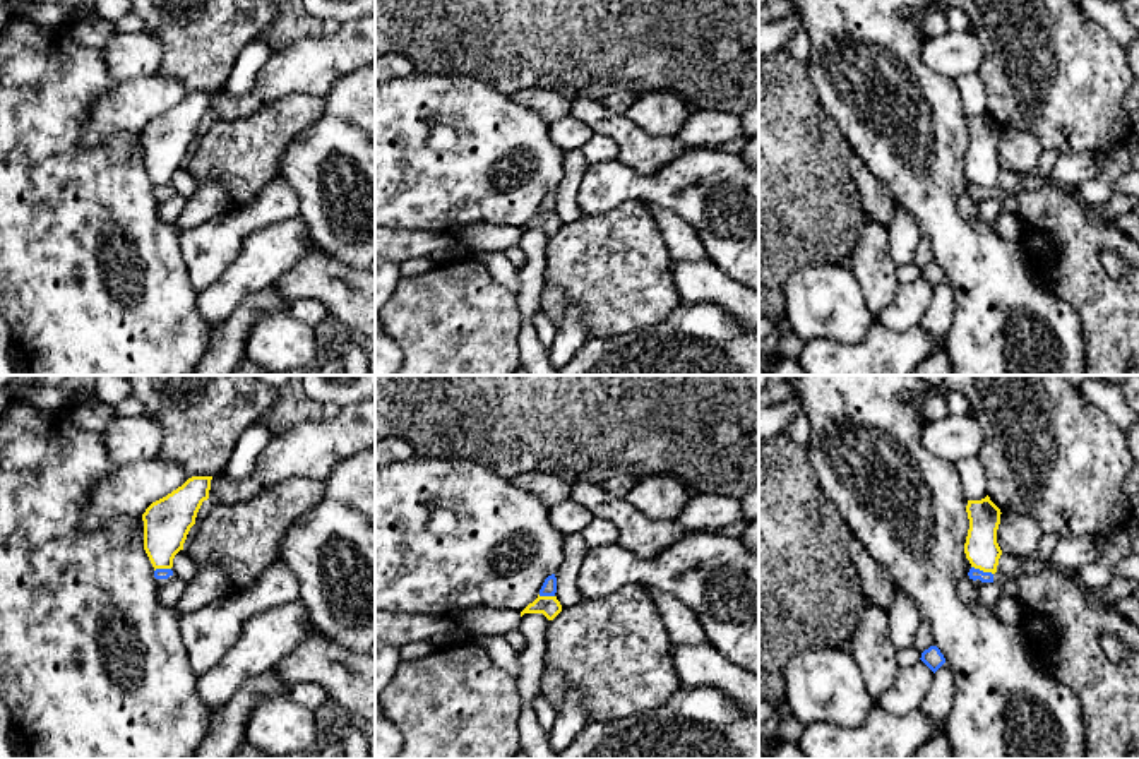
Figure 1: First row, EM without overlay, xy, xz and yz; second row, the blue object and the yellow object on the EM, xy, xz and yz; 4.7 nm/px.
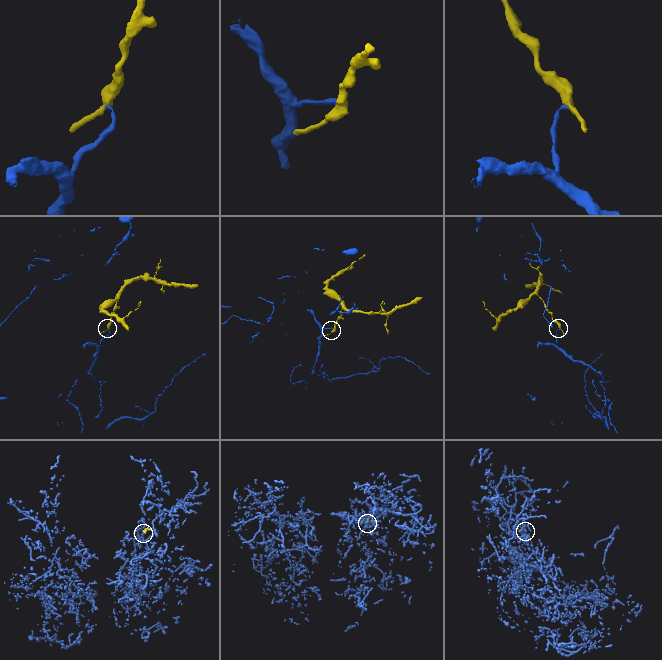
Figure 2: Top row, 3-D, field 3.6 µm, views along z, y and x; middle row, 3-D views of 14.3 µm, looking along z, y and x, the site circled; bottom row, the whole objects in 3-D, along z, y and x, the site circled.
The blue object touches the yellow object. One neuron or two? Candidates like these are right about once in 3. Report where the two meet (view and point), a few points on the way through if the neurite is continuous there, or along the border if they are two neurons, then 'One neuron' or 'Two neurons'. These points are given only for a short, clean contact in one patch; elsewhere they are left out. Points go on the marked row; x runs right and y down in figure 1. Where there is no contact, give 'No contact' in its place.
Touches blue at yz (982, 571). Boundary: yz (972, 566), (992, 574). Two neurons

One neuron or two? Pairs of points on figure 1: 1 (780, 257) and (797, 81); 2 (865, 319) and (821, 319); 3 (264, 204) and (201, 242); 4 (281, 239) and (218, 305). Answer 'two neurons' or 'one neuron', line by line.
1: one neuron
2: one neuron
3: one neuron
4: one neuron

